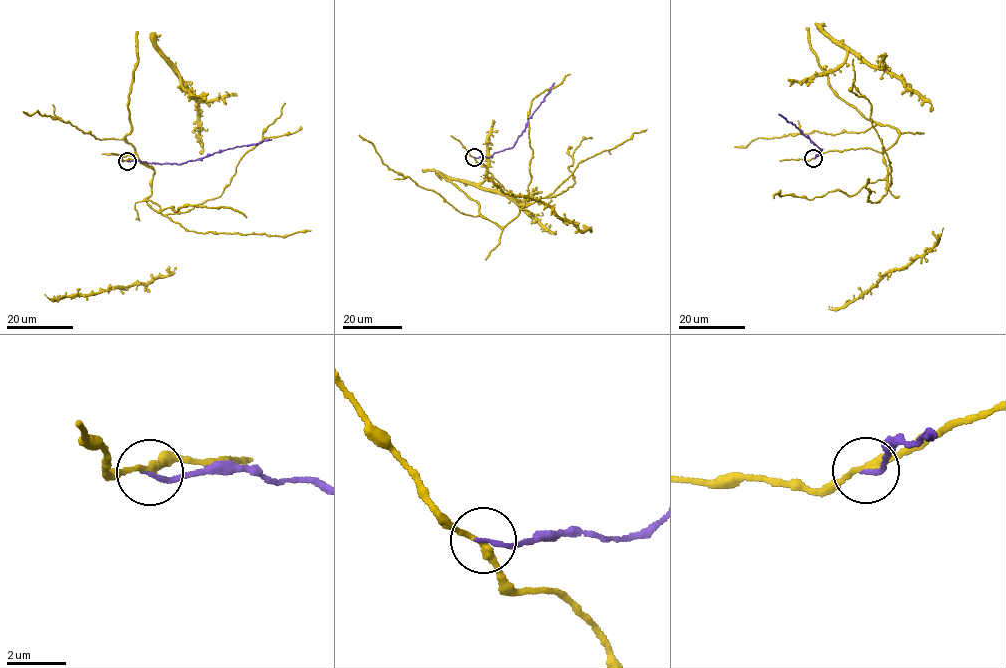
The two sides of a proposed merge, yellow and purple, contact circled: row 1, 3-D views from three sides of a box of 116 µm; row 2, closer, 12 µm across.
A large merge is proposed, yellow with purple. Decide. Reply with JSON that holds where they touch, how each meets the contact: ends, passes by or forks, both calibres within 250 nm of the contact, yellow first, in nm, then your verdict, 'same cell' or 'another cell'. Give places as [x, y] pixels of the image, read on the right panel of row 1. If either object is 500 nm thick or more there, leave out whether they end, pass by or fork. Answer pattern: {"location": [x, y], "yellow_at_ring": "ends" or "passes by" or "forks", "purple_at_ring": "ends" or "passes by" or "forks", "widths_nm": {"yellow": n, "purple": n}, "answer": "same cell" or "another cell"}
{"location": [813, 158], "yellow_at_ring": "passes by", "purple_at_ring": "ends", "widths_nm": {"yellow": 240, "purple": 150}, "answer": "another cell"}

